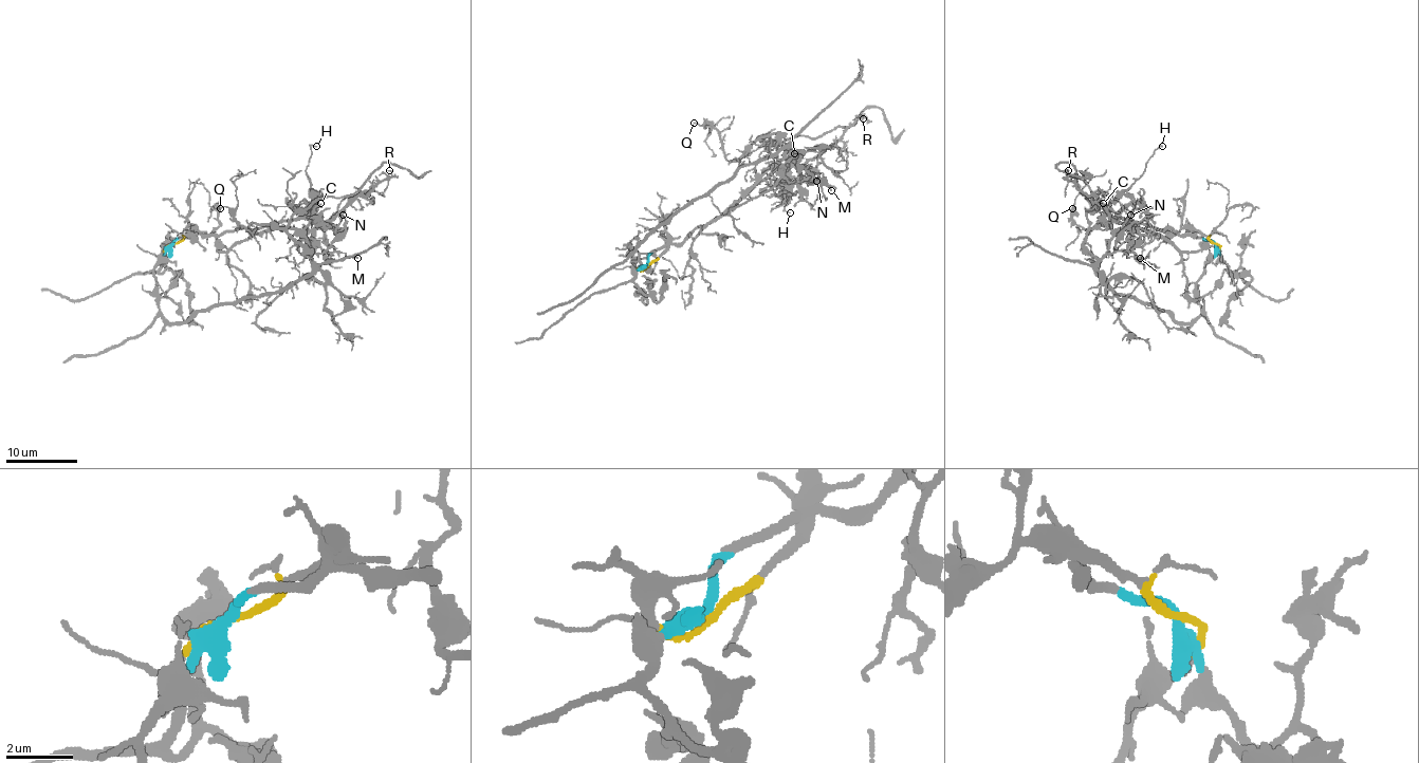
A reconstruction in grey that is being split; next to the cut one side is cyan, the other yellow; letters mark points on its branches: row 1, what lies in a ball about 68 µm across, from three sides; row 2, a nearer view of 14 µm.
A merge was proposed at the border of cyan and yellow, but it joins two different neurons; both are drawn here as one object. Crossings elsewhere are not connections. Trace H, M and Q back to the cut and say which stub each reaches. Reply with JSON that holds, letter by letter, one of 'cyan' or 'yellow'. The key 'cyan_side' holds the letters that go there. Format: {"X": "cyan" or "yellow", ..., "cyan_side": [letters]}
{"H": "yellow", "M": "yellow", "Q": "yellow", "cyan_side": []}

